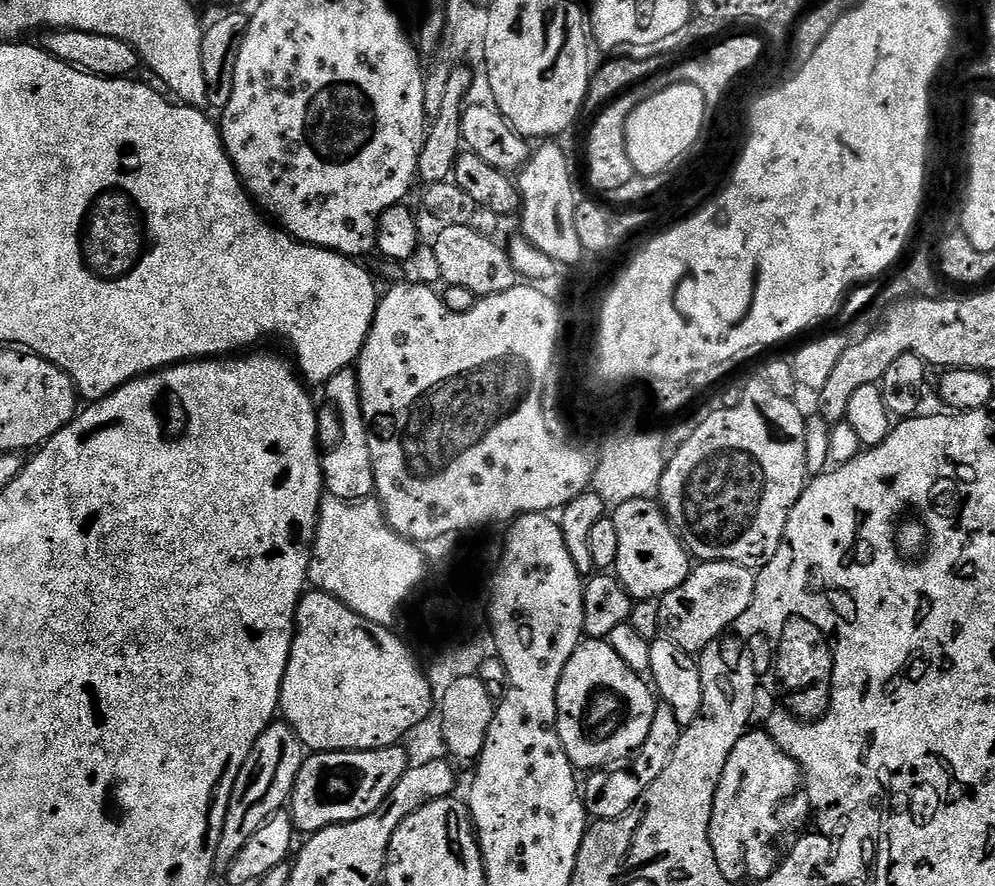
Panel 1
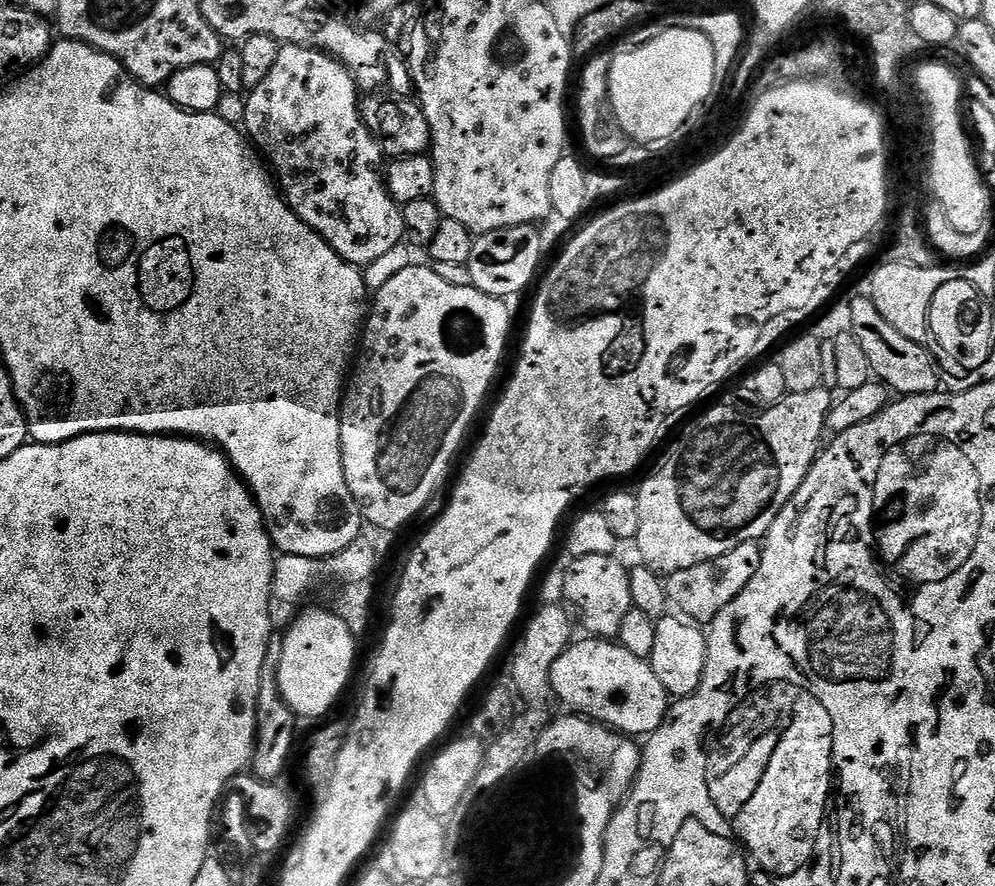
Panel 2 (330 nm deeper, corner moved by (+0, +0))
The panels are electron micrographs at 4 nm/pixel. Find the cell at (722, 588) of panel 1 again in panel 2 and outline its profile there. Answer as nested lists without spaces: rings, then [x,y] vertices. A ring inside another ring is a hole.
[[[742,542],[742,546],[734,546],[734,550],[730,550],[730,554],[722,554],[722,558],[690,566],[690,570],[678,570],[666,580],[669,605],[689,621],[711,622],[726,605],[738,598],[738,594],[742,594],[750,578],[758,574],[758,566],[762,566],[761,545],[757,542]]]

